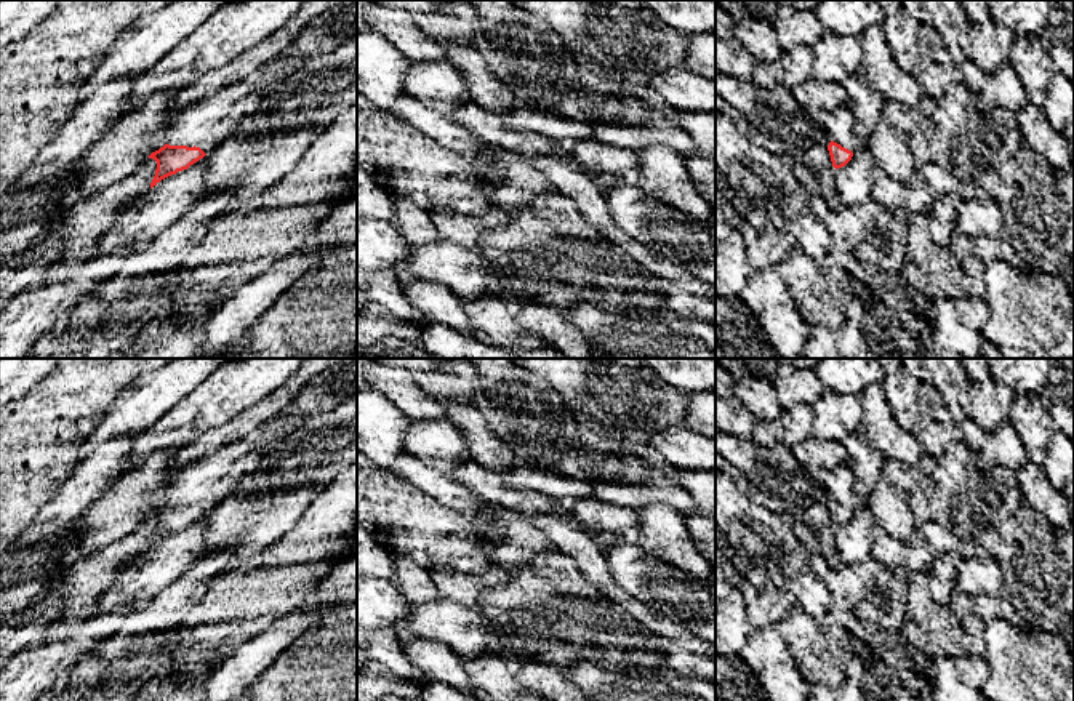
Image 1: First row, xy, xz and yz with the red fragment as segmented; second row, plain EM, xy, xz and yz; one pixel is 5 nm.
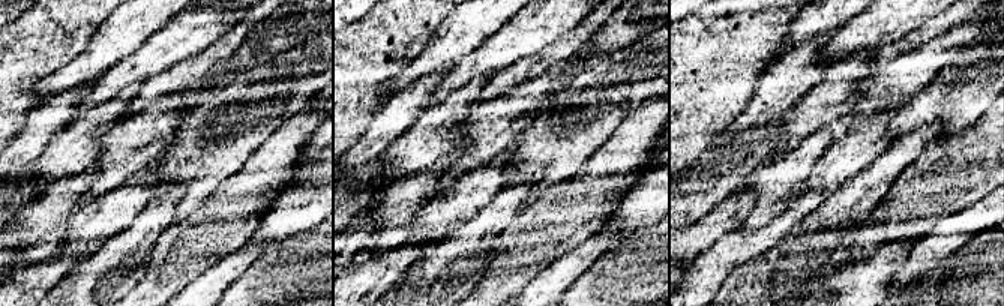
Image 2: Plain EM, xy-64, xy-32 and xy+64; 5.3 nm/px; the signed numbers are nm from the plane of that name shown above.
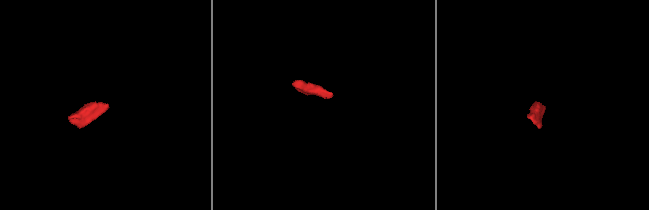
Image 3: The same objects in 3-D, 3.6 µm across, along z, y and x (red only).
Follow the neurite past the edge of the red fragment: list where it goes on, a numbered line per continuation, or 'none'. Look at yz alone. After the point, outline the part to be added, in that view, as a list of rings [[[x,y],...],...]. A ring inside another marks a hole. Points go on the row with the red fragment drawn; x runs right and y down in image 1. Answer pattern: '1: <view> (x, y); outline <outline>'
1: yz (839, 125); outline [[[842,106],[828,114],[824,130],[828,133],[828,146],[831,141],[834,141],[842,147],[855,152],[858,139],[853,134],[853,115],[847,106]]]

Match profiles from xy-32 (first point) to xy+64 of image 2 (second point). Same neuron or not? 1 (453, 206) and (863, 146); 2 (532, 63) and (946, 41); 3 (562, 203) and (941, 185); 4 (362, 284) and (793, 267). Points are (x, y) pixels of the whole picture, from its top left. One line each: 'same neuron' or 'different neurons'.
1: same neuron
2: different neurons
3: same neuron
4: different neurons

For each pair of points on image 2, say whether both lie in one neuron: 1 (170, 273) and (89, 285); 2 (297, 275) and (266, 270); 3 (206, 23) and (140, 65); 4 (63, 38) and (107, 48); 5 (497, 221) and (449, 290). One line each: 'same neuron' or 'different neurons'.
1: different neurons
2: same neuron
3: same neuron
4: different neurons
5: same neuron

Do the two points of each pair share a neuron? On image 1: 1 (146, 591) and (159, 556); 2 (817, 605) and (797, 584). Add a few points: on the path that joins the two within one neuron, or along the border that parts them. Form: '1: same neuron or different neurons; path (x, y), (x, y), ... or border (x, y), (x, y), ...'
1: same neuron; path (146, 583), (146, 578), (159, 564)
2: same neuron; path (812, 600), (802, 589)

